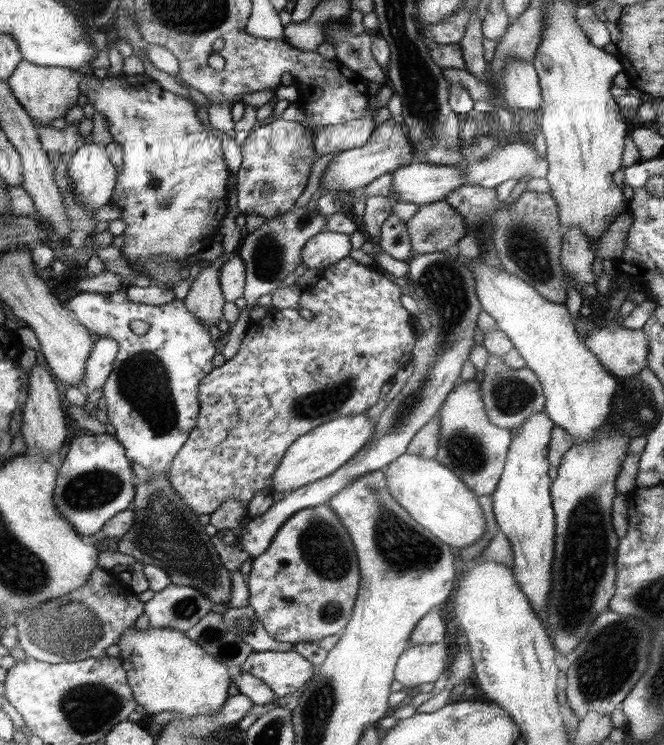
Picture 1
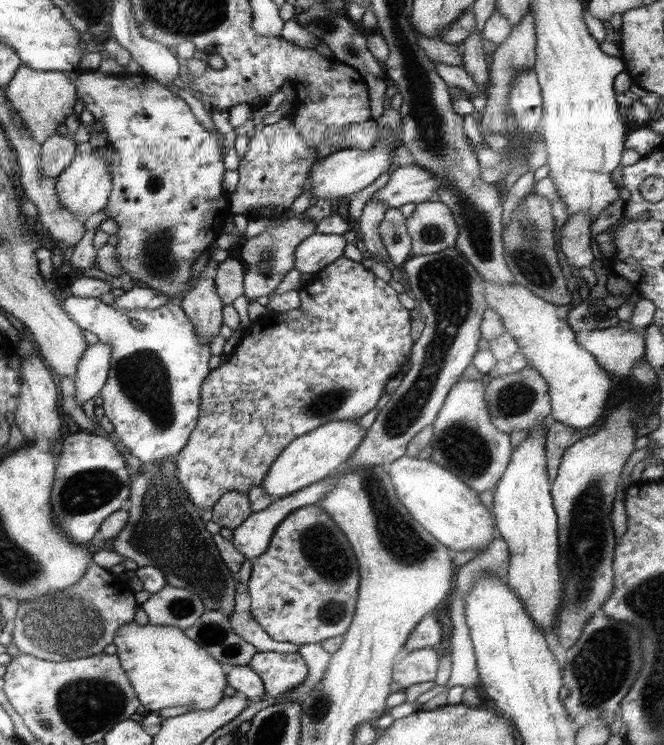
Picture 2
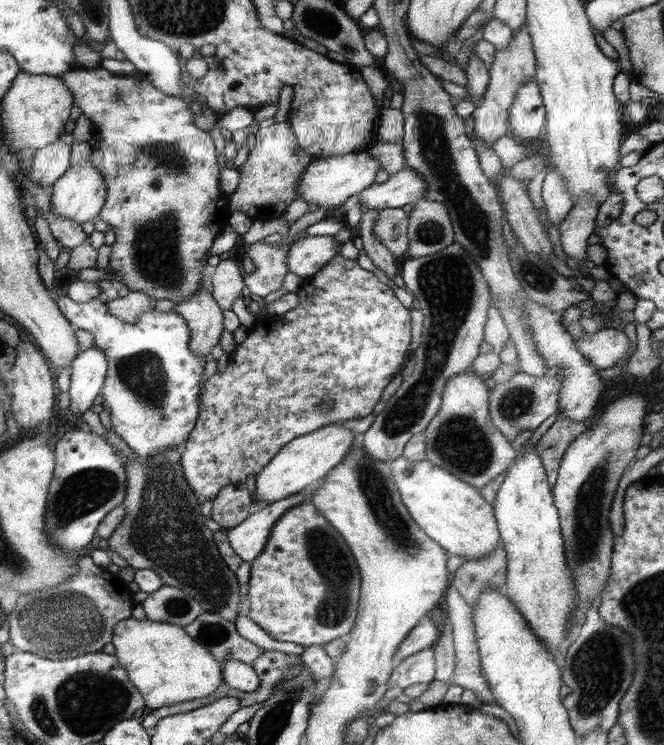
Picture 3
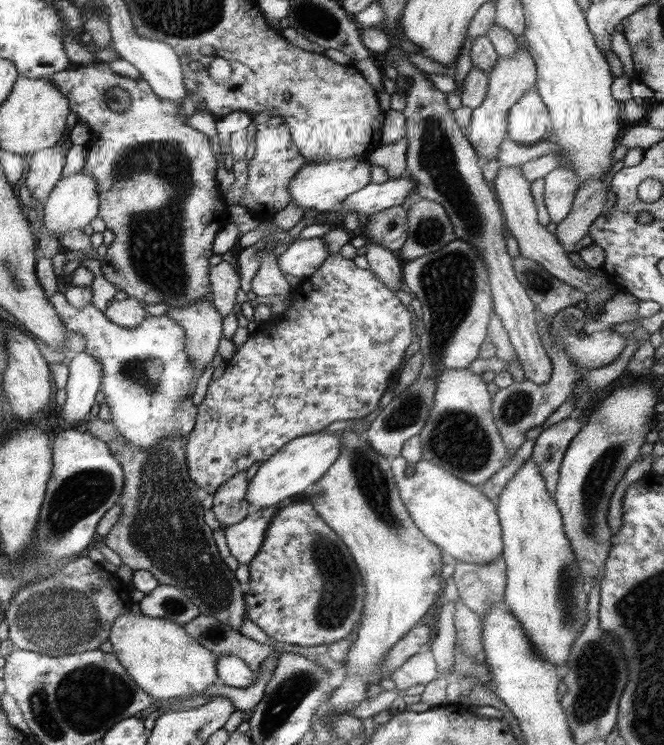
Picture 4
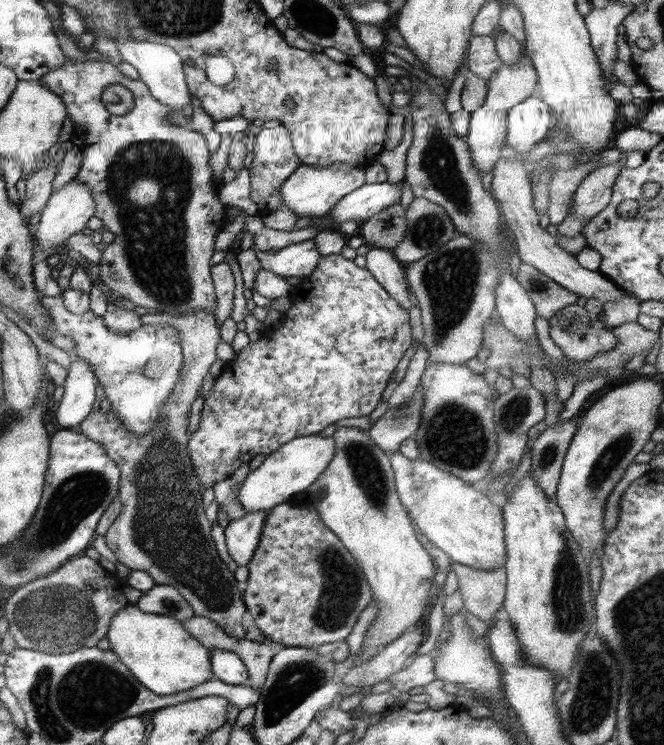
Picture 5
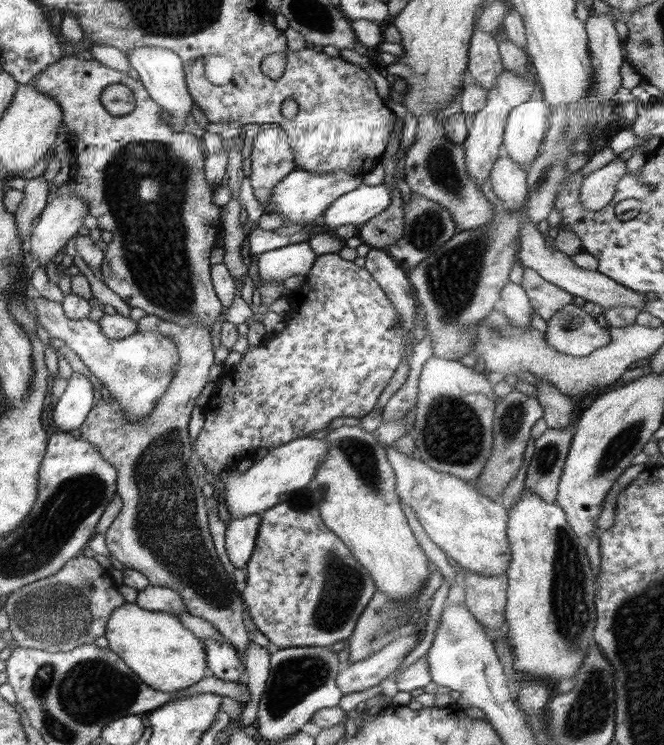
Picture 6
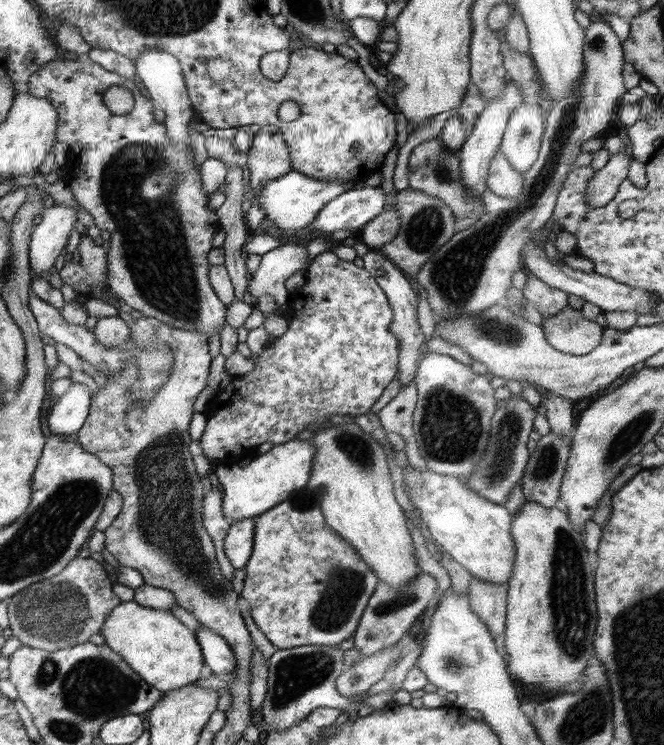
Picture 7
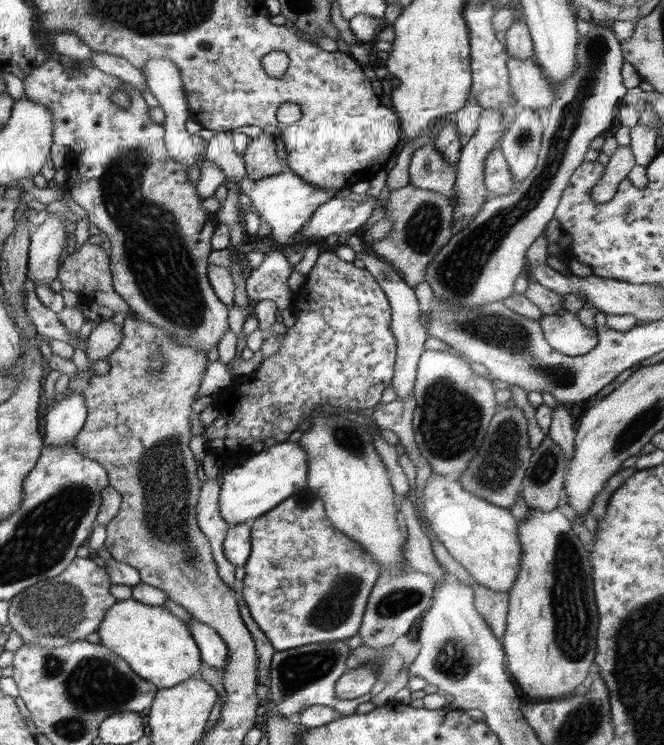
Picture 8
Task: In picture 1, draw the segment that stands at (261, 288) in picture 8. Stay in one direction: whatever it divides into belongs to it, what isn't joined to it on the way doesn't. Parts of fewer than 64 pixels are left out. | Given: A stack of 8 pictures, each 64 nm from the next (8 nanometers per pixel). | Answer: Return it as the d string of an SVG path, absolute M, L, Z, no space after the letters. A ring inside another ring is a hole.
M324 230L308 239L300 257L307 269L323 270L349 256L352 249L349 234Z

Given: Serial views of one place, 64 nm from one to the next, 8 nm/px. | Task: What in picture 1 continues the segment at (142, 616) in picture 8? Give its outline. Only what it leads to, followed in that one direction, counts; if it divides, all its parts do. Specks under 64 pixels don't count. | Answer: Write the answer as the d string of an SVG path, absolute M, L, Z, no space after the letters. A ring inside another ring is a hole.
M134 626L126 628L116 642L120 647L120 660L127 674L127 682L134 694L136 702L143 706L146 714L158 714L164 710L178 712L181 716L212 716L220 712L228 698L228 689L233 680L228 666L218 662L196 642L190 640L178 629L148 628L137 630Z

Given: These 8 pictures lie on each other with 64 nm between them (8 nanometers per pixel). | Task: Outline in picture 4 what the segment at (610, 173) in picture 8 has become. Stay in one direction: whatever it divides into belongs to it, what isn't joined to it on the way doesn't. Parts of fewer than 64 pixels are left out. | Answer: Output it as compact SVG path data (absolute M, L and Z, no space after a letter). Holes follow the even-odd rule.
M605 175L596 180L588 180L586 184L578 187L568 217L552 228L567 253L579 252L576 244L588 234L592 222L604 212L608 202L607 185L604 183Z

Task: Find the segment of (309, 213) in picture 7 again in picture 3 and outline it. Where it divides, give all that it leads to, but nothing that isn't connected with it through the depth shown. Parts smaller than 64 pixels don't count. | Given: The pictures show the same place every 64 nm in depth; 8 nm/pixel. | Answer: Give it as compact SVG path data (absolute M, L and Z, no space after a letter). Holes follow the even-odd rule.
M354 151L344 155L334 155L330 158L318 159L306 166L296 191L306 203L316 203L326 209L342 205L348 198L359 195L362 190L375 183L376 174L380 170L380 161L372 157L368 151Z

